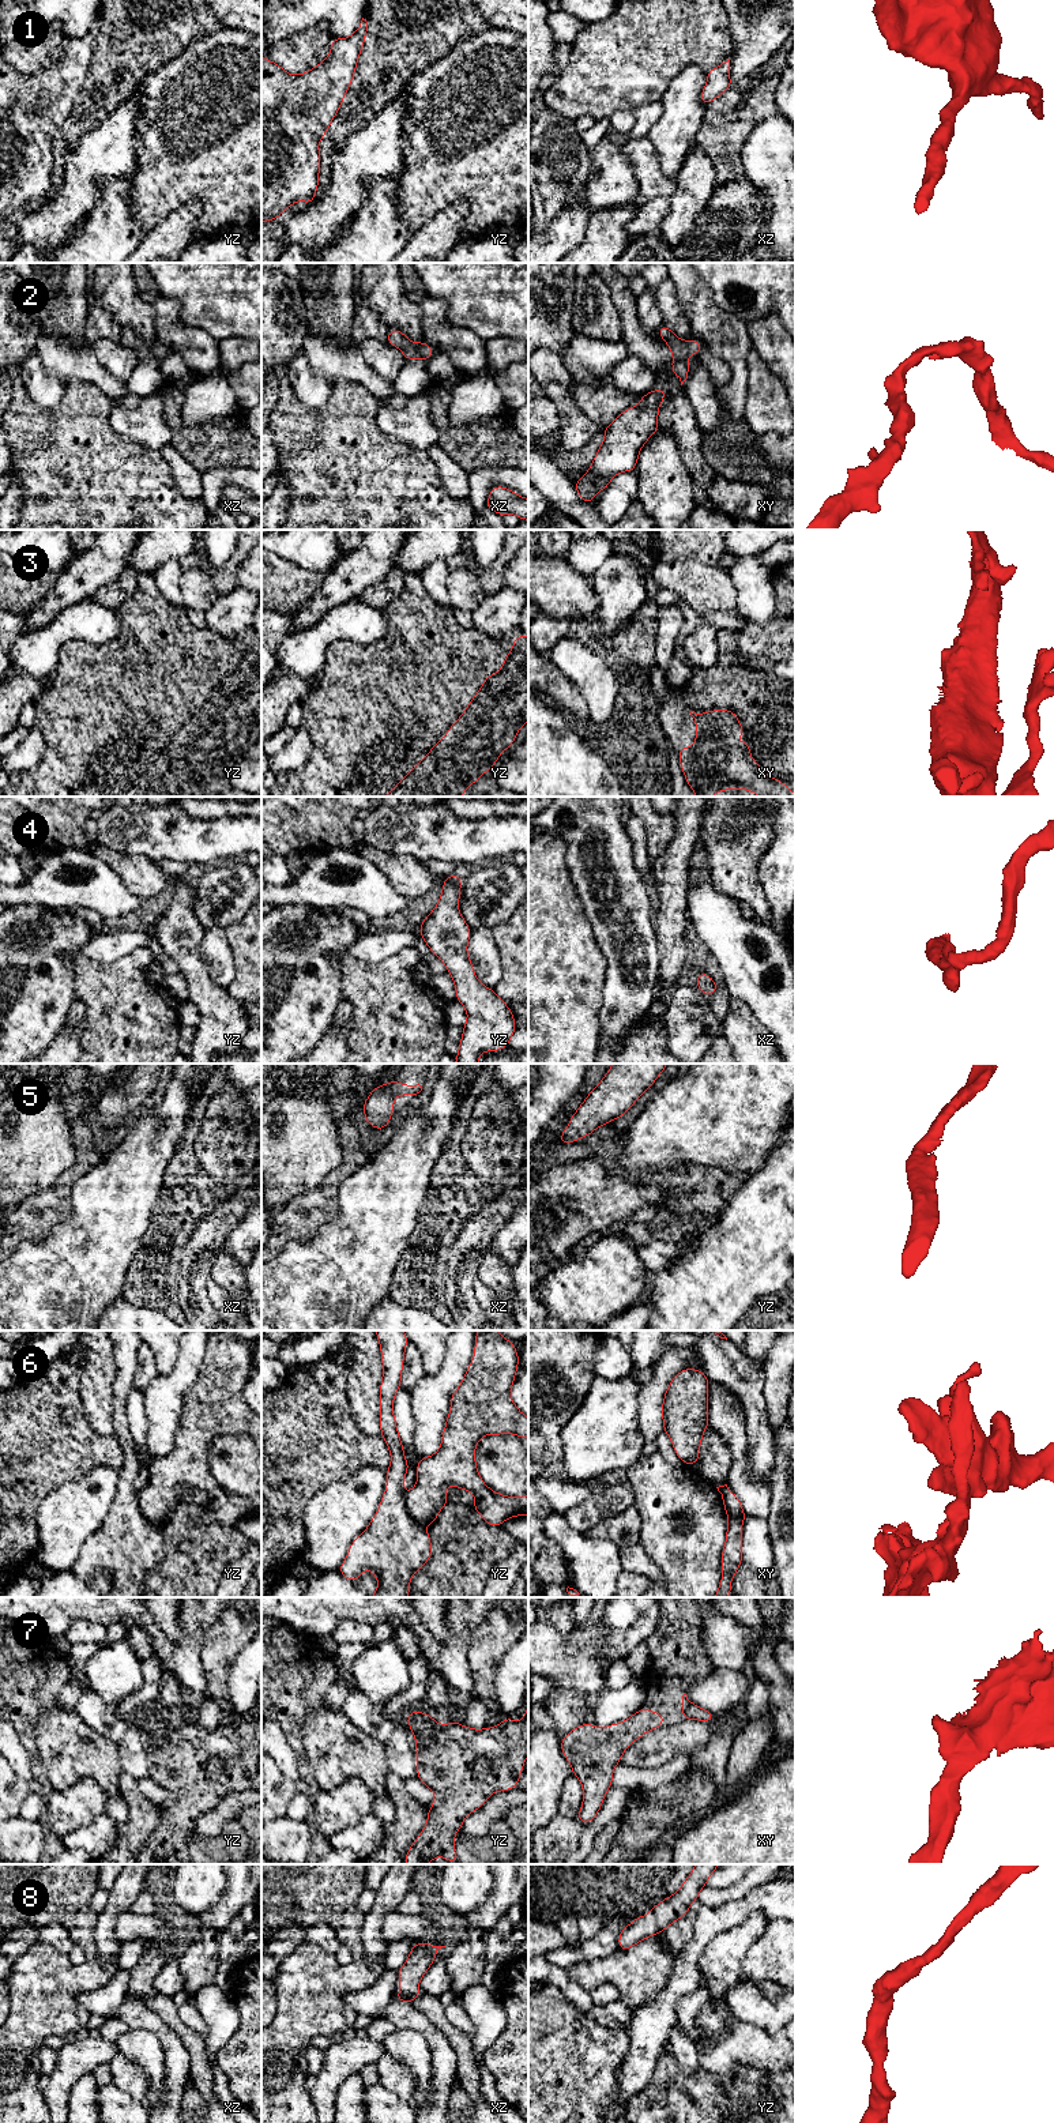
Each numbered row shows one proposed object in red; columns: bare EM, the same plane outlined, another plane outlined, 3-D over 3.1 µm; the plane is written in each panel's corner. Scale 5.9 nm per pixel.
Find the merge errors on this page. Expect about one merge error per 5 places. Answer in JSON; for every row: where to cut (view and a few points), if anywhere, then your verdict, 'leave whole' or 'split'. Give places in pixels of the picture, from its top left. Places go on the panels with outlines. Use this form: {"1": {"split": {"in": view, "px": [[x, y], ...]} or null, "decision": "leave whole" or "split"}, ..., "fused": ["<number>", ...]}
{"1": {"split": null, "decision": "leave whole"}, "2": {"split": null, "decision": "leave whole"}, "3": {"split": null, "decision": "leave whole"}, "4": {"split": null, "decision": "leave whole"}, "5": {"split": null, "decision": "leave whole"}, "6": {"split": {"in": "yz", "px": [[406, 1494], [407, 1513], [420, 1525]]}, "decision": "split"}, "7": {"split": null, "decision": "leave whole"}, "8": {"split": null, "decision": "leave whole"}, "fused": ["6"]}

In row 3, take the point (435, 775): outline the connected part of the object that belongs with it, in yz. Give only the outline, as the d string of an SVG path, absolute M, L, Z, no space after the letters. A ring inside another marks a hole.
M520 633L512 640L512 651L505 656L501 670L494 675L486 675L486 681L460 718L385 797L462 797L473 783L497 764L500 753L515 742L519 729L528 722L528 636Z

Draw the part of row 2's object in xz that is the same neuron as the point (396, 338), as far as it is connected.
M388 330L387 343L389 346L399 347L406 361L414 358L429 361L436 351L428 346L425 339L418 345L413 343L400 330Z

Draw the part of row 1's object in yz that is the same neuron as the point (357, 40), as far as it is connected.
M362 18L350 38L332 38L330 56L310 71L290 75L276 63L261 57L261 222L278 219L281 212L297 200L315 202L319 188L319 142L327 135L346 93L353 82L360 53L365 44L368 22Z

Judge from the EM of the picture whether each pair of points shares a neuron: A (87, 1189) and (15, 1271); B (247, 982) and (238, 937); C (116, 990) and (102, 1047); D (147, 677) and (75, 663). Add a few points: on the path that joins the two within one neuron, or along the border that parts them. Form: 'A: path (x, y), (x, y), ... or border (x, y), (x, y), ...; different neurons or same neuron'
A: path (87, 1214), (40, 1261); same neuron
B: path (247, 971), (244, 948); same neuron
C: path (116, 1004), (116, 1034); same neuron
D: path (130, 677), (93, 677); same neuron

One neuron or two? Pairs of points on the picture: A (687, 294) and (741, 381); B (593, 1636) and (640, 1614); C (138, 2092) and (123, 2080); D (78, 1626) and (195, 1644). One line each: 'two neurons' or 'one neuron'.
A: one neuron
B: two neurons
C: one neuron
D: two neurons

